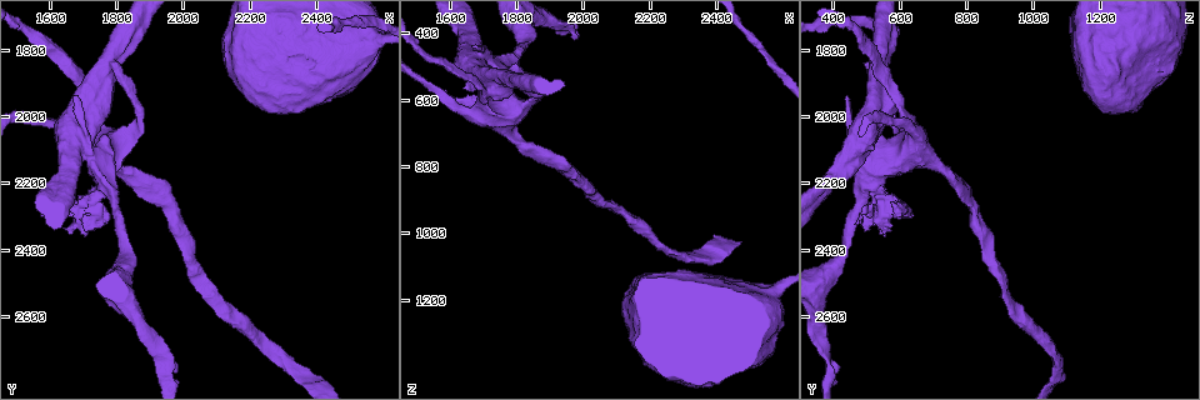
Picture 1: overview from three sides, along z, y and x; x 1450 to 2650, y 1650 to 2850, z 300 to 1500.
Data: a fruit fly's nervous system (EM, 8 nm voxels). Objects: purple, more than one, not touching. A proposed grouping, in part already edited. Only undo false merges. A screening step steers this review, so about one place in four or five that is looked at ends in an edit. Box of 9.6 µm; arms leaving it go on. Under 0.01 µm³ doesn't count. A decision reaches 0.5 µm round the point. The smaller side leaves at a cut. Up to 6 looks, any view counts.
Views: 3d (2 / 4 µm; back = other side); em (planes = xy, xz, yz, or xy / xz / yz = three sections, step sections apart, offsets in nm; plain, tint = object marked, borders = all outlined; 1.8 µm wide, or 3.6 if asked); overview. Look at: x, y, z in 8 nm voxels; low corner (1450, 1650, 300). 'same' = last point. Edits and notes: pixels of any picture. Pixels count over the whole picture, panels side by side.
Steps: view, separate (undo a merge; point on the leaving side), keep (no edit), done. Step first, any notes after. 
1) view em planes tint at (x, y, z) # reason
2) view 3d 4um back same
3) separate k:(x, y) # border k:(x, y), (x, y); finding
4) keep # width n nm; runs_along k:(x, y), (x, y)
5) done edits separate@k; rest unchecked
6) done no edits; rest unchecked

view 3d 4um at (1790, 2270, 480) # calibre changes

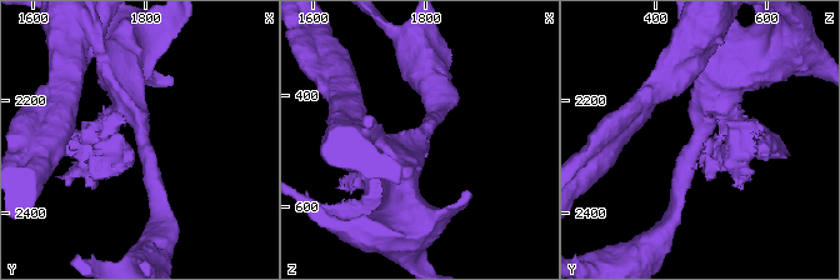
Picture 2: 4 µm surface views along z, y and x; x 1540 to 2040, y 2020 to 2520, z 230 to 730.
view em planes tint at (1800, 2270, 480) # arm_widths 220, 480 nm

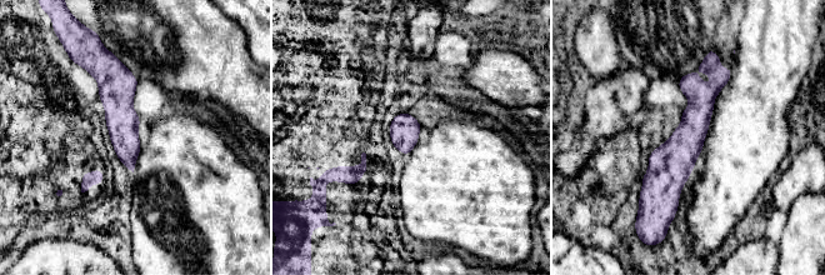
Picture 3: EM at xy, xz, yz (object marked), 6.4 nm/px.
keep # runs_along 3:(710, 64), (673, 209); one cell here

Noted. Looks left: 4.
view 3d 4um back at (1620, 2270, 600) # sudden change in width

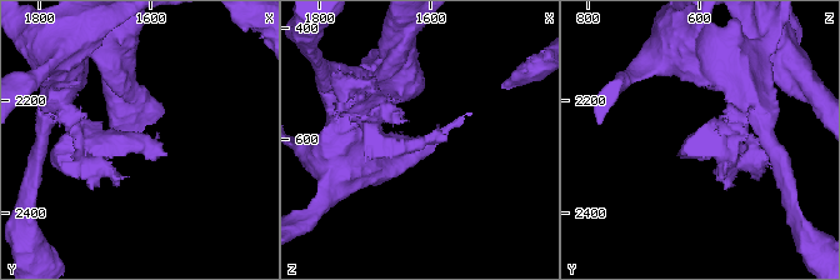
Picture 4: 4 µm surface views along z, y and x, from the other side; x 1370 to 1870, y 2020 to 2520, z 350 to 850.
view em planes tint at (1620, 2275, 605)

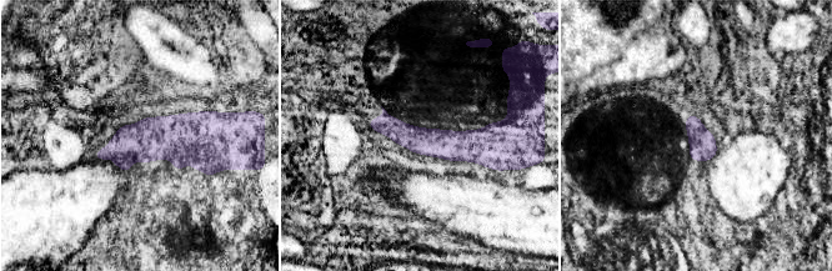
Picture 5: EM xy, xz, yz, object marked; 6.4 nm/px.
keep # runs_along 5:(371, 123), (422, 141), (495, 133); one cell here

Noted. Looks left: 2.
view 3d 4um at (2170, 1910, 1220) # touches itself

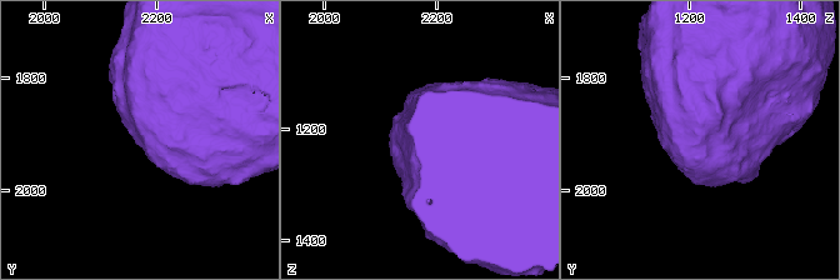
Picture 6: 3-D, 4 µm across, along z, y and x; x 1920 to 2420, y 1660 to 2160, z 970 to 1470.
view em 3.6um planes borders at (2175, 1915, 1225) # shape alone is not enough

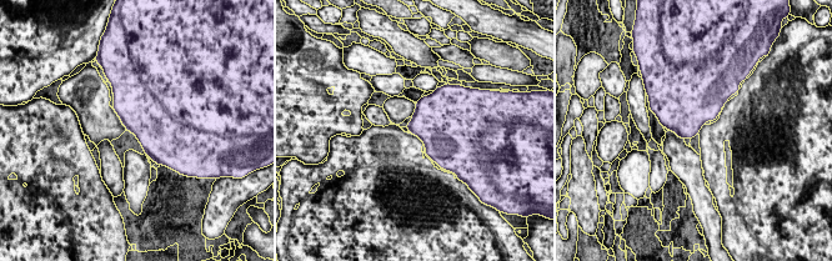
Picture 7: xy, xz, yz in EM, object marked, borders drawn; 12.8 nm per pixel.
keep # one cell here

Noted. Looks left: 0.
done no edits; rest unchecked

